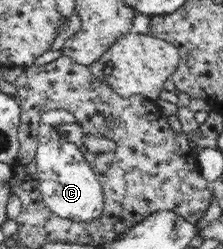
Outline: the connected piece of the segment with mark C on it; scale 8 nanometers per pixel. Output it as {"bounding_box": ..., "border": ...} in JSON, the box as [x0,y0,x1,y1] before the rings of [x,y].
{"bounding_box":[33,109,105,222],"border":[[[46,109],[39,121],[36,158],[33,167],[39,176],[37,187],[44,204],[59,217],[72,221],[87,222],[99,218],[101,212],[104,211],[105,197],[99,175],[81,153],[81,147],[61,138],[61,134],[57,132],[61,124],[69,124],[69,122],[78,124],[75,115],[63,109]]]}

